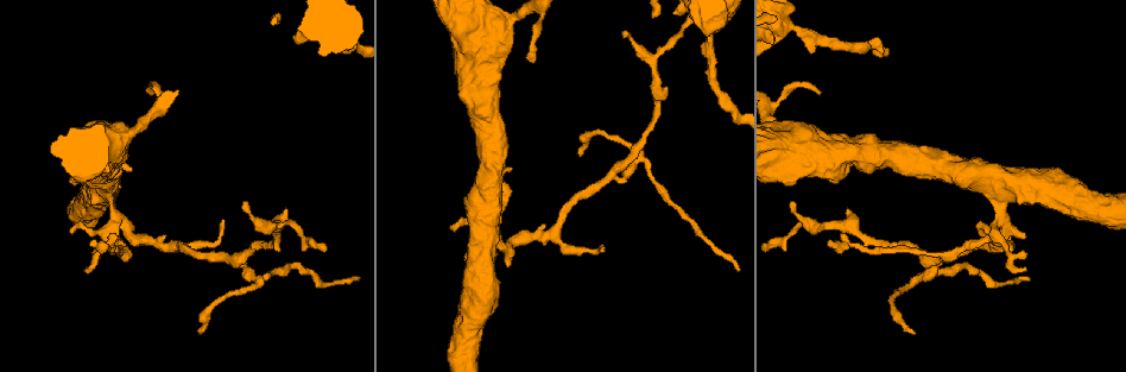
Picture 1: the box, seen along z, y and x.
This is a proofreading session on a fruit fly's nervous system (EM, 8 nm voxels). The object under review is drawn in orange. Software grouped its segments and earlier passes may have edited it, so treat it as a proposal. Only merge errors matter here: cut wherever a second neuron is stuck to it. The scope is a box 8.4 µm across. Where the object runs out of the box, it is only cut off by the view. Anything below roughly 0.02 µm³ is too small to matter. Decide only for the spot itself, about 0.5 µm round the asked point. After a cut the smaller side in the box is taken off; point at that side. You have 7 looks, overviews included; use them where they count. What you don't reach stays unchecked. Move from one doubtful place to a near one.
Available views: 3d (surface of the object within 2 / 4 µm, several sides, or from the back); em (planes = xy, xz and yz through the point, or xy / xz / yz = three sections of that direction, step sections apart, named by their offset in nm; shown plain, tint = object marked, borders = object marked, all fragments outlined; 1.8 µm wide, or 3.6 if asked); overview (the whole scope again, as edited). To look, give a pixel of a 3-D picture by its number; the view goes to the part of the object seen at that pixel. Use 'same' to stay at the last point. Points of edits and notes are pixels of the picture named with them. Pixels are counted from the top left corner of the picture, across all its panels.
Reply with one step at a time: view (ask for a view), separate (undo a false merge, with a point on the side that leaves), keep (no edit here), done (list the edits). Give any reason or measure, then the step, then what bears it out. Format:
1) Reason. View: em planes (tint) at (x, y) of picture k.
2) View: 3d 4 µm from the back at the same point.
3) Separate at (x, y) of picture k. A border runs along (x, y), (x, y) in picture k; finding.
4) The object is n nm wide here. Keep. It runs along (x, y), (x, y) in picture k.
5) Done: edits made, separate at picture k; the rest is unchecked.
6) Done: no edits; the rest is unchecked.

View: 3d 4 µm at (501, 240) of picture 1.

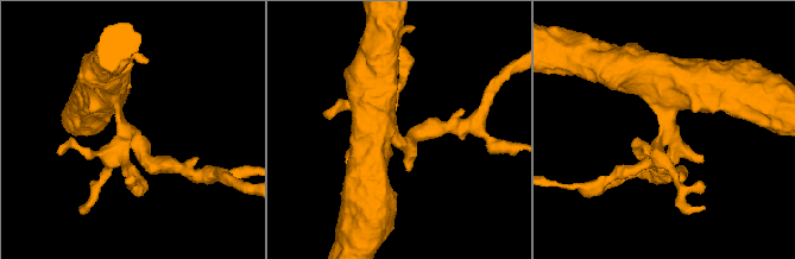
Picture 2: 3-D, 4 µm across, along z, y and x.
Shape alone is not enough. View: em planes (tint) at (394, 138) of picture 2.

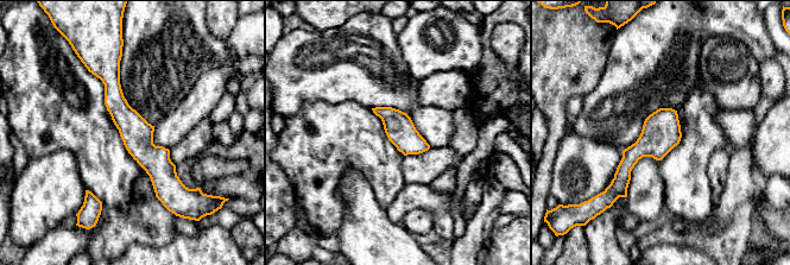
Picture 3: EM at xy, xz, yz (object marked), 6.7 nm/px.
Keep. One neuron here.

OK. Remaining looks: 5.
Two arms in line, one across. View: em planes (tint) at (611, 173) of picture 1.

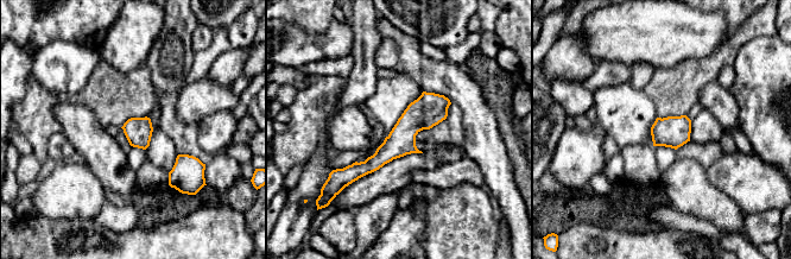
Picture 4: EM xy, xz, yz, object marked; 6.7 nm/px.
Keep. It runs along (447, 102), (345, 177) in picture 4; all the same neuron.

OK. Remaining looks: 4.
Arms part here. View: 3d 4 µm at (271, 225) of picture 1.

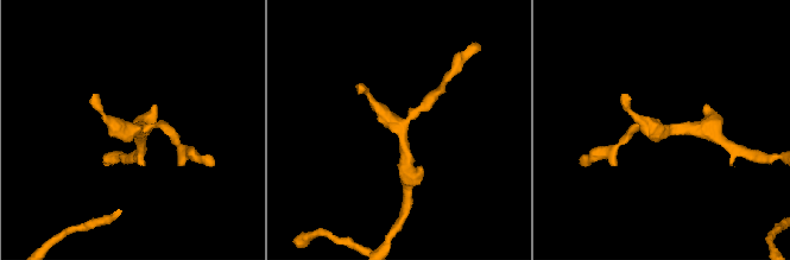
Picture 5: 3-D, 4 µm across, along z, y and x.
Need the tissue. View: em planes (tint) at (666, 127) of picture 5.

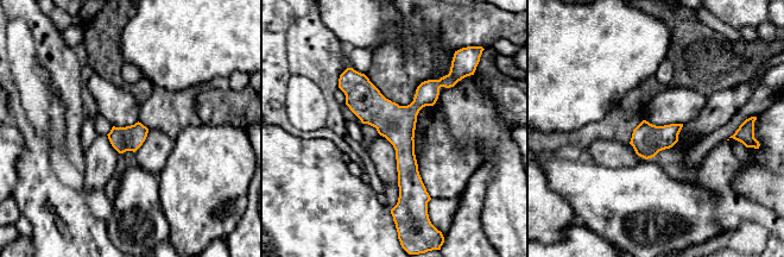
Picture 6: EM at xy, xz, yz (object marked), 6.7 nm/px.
Keep. It runs along (353, 73), (400, 133), (400, 201) in picture 6; continuous, no second neuron.

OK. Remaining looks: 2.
Done: no edits; the rest is unchecked.

